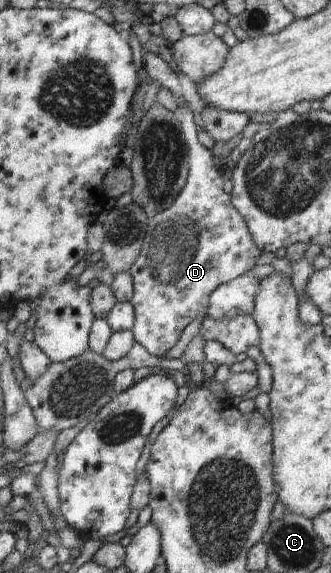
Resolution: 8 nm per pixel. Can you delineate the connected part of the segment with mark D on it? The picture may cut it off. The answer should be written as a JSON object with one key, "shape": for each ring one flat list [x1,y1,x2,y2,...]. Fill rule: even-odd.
{"shape":[[153,52,143,54,142,61,144,63,143,73,148,73,152,79,157,79,162,87,169,89,176,99,178,107,174,108,173,113,179,120,185,136,187,167,190,171,184,188,182,188,172,206,149,219,148,231,144,237,142,248,138,253,138,258,129,270,134,287,130,303,135,312,135,325,131,331,136,343,146,348,152,356,161,358,178,342,180,334,192,322,192,319,206,316,210,293,217,286,255,268,257,266,256,258,260,256,261,250,255,245,255,242,252,242,245,220,232,206,230,194,224,191,222,187,224,180,218,173,214,161,212,161,213,154,211,150,198,141,196,132,197,116,187,109,188,106,183,96,178,75,160,56]]}

